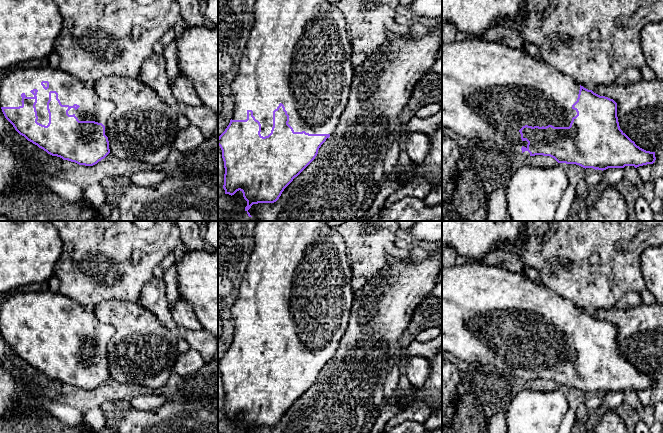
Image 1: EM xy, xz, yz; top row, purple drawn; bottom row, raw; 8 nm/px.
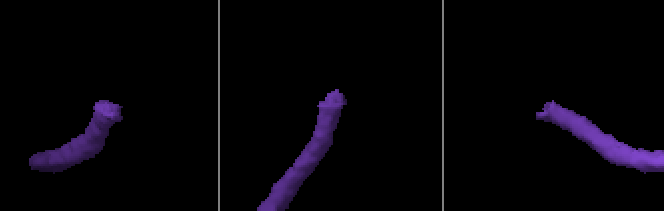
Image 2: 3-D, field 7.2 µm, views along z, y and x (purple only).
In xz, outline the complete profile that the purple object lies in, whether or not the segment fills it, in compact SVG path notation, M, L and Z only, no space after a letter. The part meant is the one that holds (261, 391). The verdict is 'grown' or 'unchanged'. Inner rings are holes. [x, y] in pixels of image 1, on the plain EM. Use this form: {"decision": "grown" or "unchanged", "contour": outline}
{"decision": "grown", "contour": "M258 221L253 227L253 236L254 248L239 285L238 297L231 308L232 319L235 322L233 339L225 355L218 361L225 392L225 418L232 420L240 414L247 425L245 433L250 433L253 428L276 426L293 403L315 383L321 369L338 350L339 341L348 326L354 299L351 288L352 270L346 257L345 242L337 235L336 229L329 227L326 221Z"}

